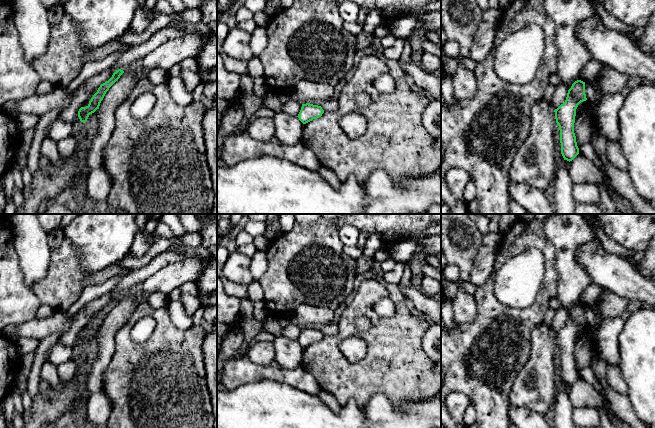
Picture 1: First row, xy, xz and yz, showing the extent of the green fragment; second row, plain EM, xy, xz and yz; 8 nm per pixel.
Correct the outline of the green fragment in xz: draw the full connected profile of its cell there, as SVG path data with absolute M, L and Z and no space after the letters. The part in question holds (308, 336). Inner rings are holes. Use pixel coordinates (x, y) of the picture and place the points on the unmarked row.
M306 327L302 328L301 334L297 341L303 348L306 348L313 343L321 341L323 337L324 334L321 330Z

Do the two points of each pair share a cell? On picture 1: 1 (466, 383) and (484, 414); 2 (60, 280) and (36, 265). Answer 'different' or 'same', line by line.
1: same
2: different

